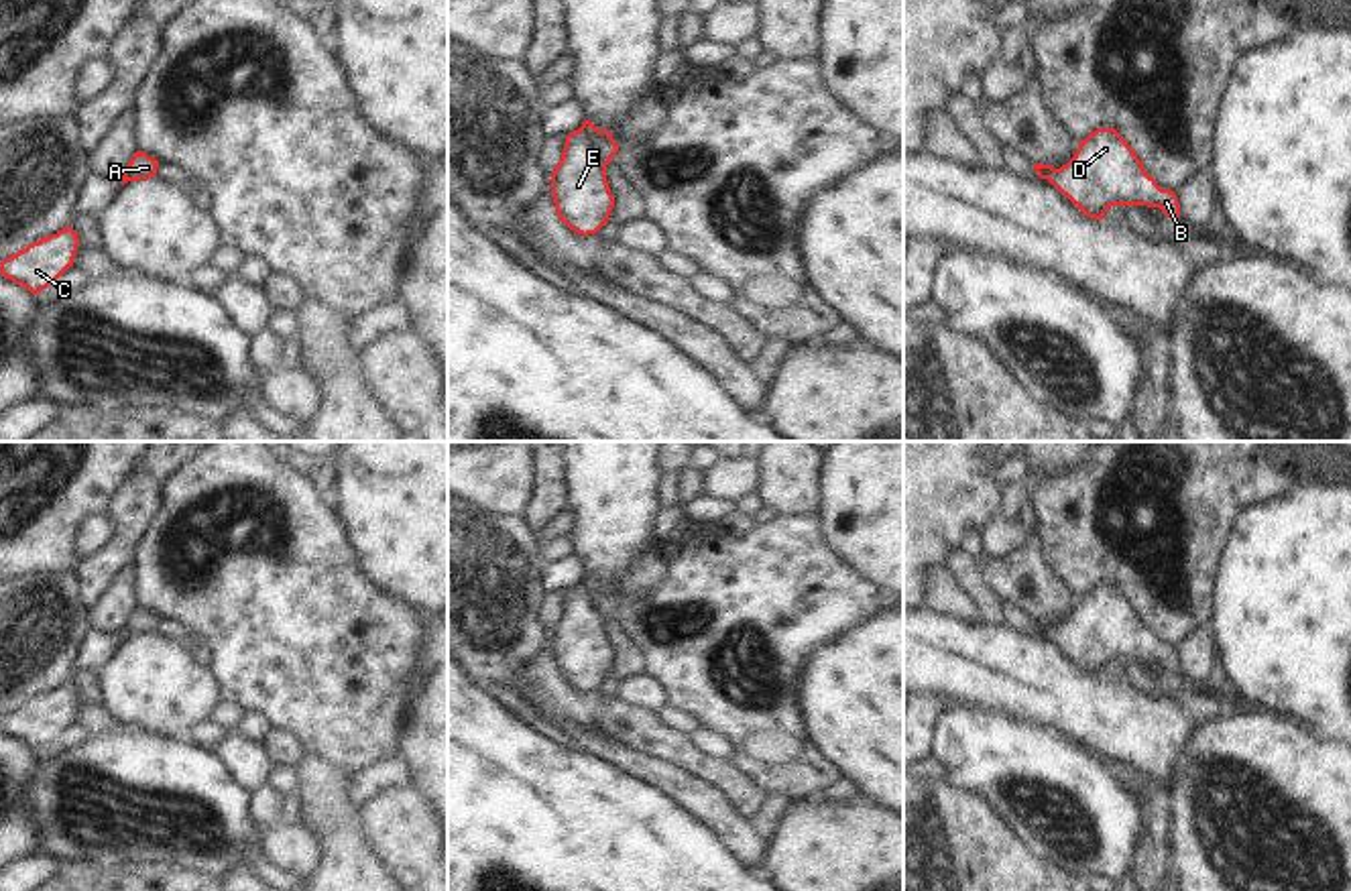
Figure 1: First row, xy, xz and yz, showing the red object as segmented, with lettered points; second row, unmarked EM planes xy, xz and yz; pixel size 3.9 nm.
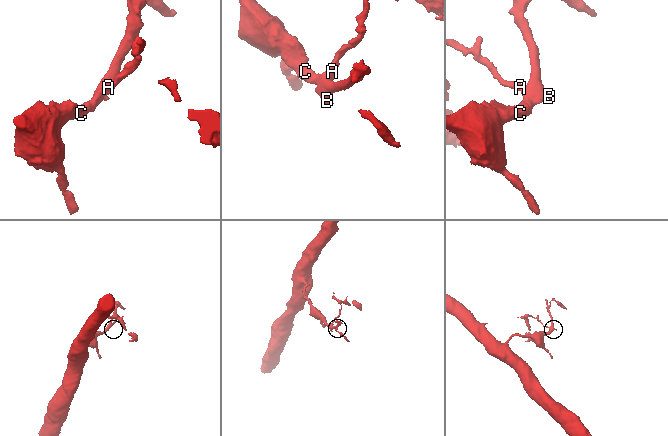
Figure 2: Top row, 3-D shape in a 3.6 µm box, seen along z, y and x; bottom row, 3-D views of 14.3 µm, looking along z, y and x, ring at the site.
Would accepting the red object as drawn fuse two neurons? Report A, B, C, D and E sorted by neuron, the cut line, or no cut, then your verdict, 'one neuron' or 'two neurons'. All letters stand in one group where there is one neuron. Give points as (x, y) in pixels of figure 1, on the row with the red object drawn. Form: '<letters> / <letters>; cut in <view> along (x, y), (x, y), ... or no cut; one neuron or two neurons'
A / B C D E; cut in xz along (580, 127), (591, 149), (607, 163); two neurons

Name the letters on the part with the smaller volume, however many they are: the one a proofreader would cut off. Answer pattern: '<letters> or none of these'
A

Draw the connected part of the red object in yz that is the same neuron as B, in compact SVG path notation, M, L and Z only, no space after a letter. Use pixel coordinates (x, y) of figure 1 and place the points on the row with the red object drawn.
M1115 128L1091 132L1048 181L1095 220L1103 220L1111 205L1160 207L1164 216L1180 218L1176 193L1162 189L1146 173L1135 151Z

